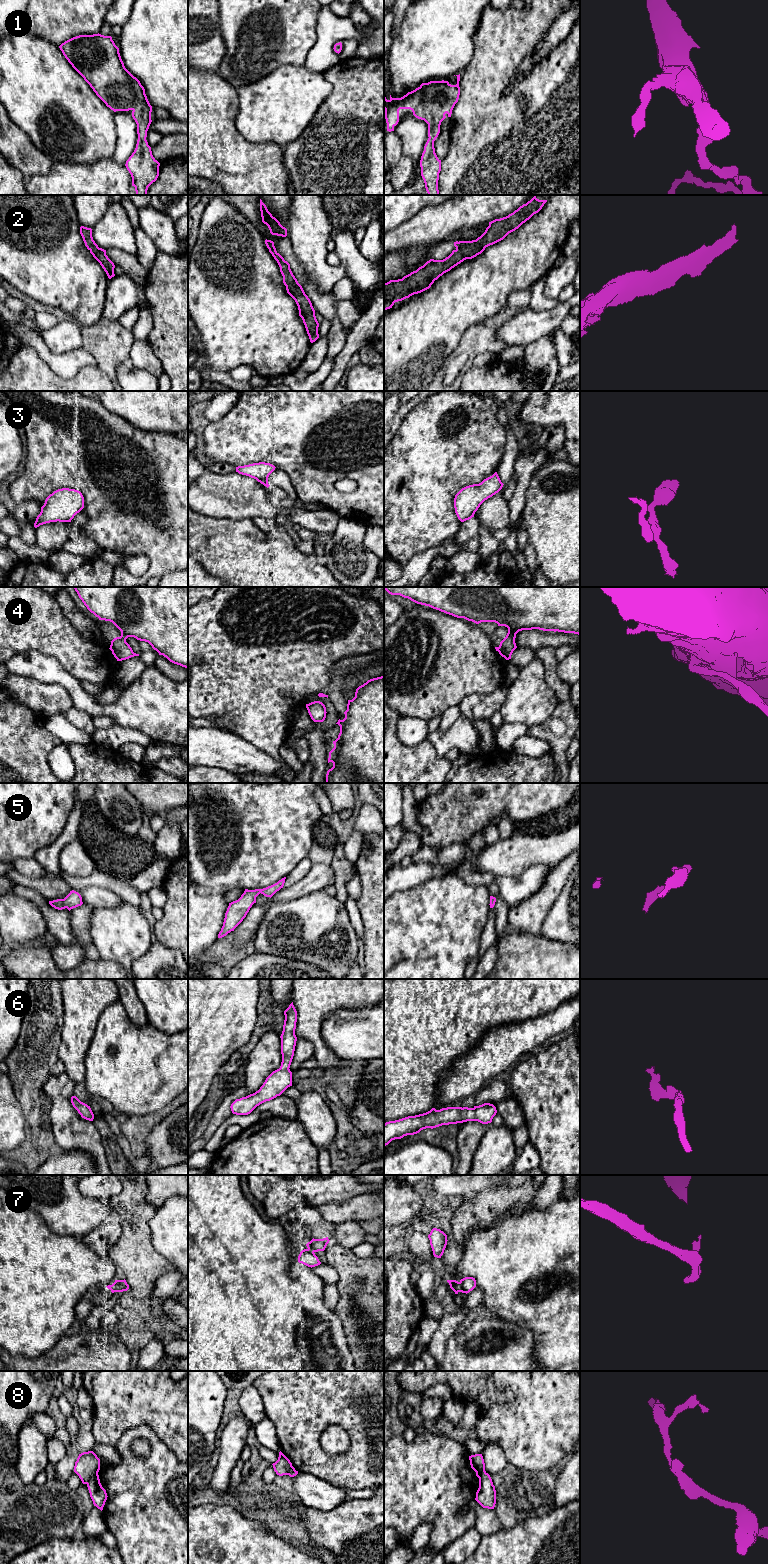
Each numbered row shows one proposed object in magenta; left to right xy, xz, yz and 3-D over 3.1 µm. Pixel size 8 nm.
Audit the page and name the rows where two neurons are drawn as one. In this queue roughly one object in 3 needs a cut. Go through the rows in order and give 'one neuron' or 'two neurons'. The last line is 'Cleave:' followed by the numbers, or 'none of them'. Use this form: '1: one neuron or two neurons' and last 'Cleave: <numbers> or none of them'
1: one neuron
2: one neuron
3: one neuron
4: one neuron
5: one neuron
6: one neuron
7: two neurons
8: two neurons
Cleave: 7, 8

